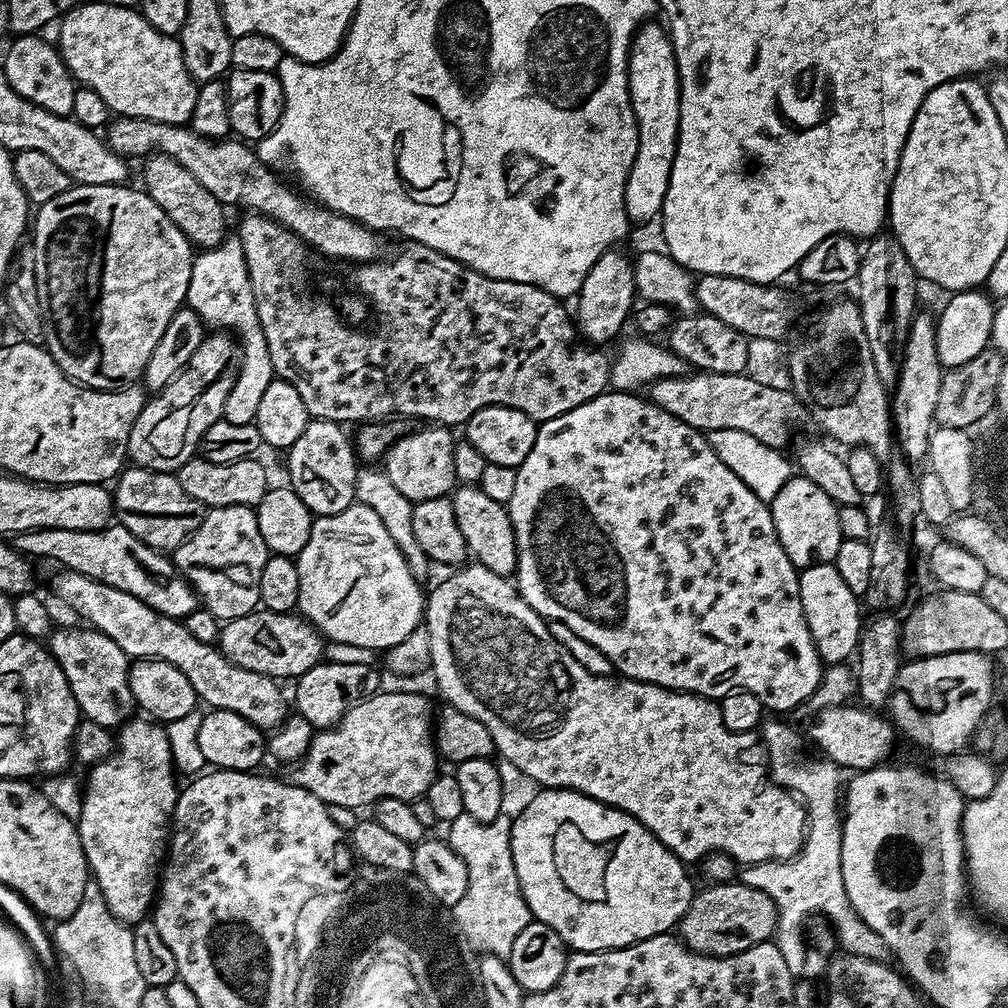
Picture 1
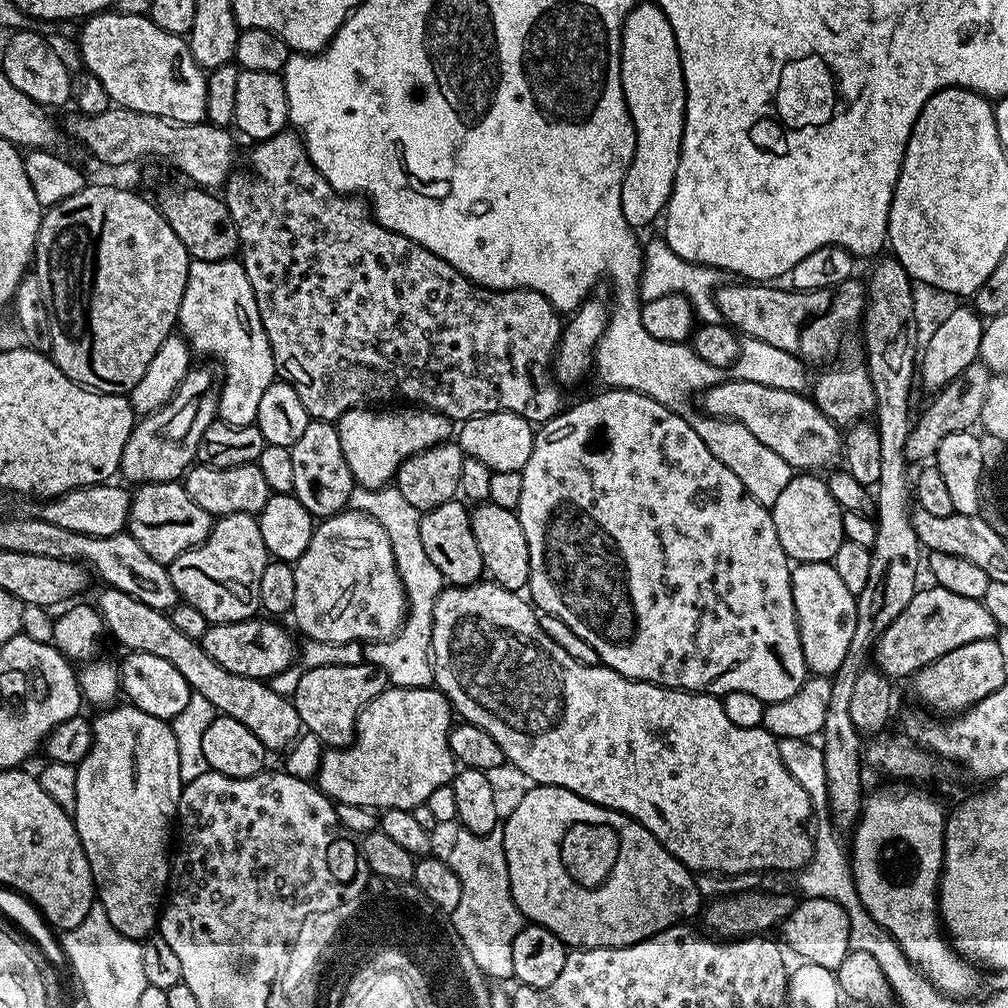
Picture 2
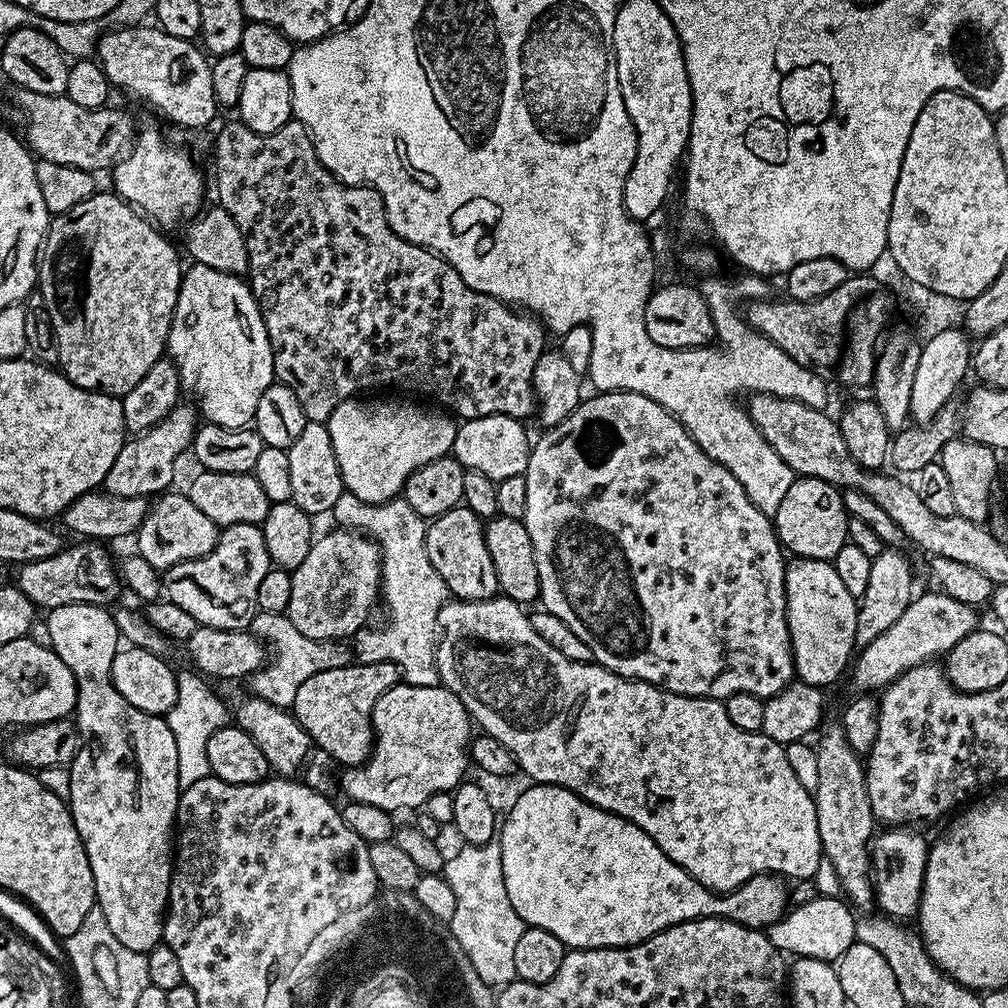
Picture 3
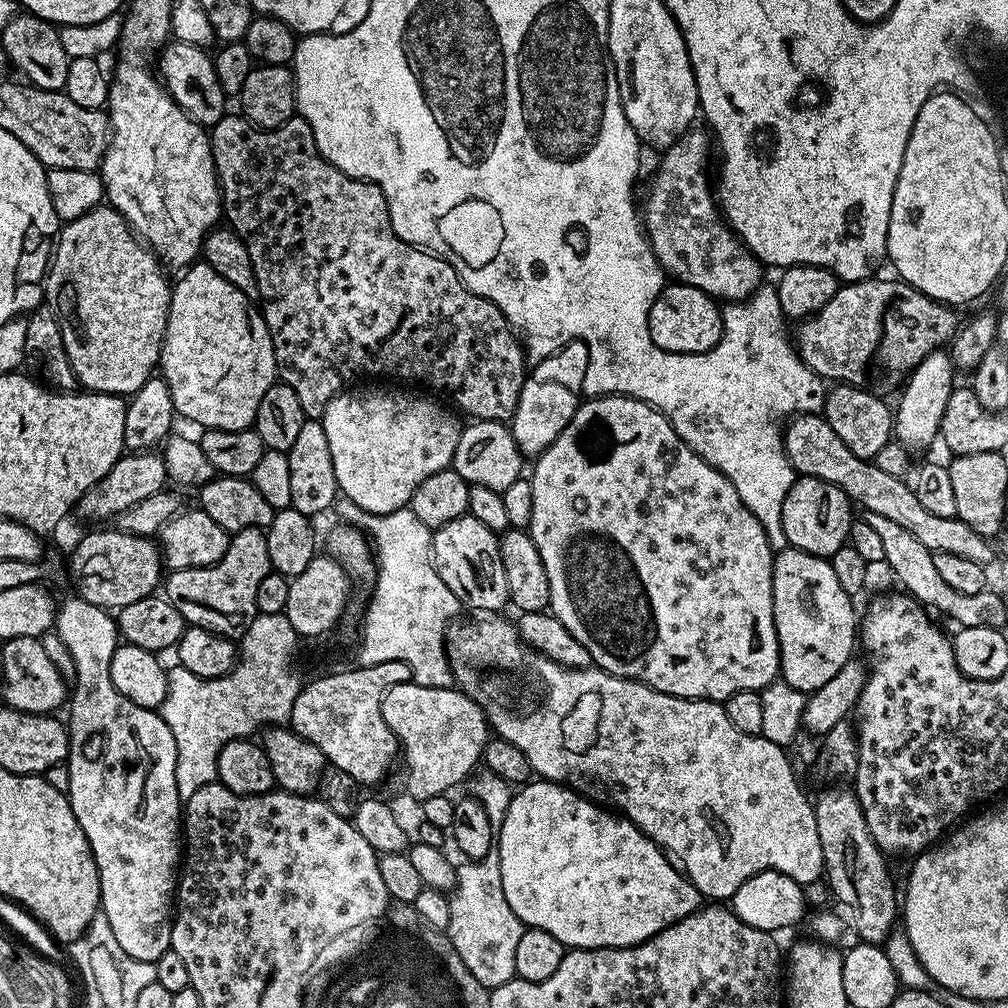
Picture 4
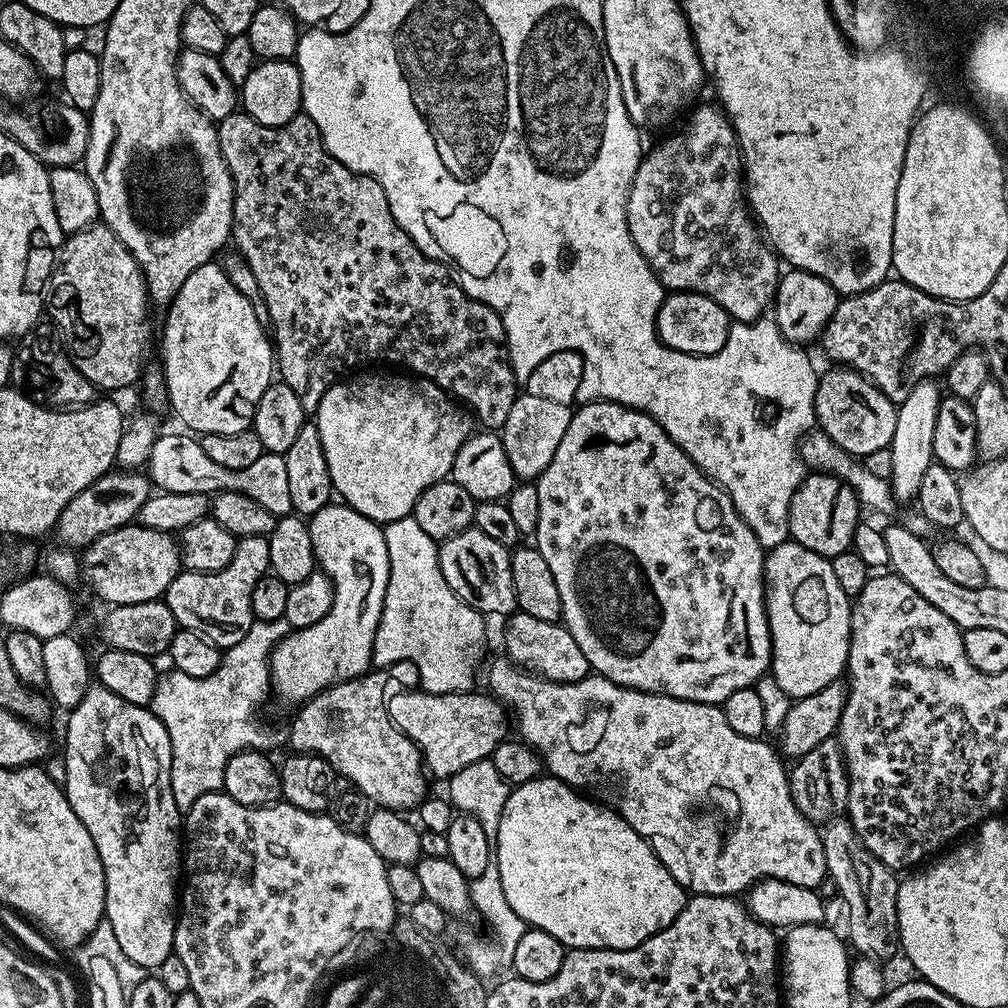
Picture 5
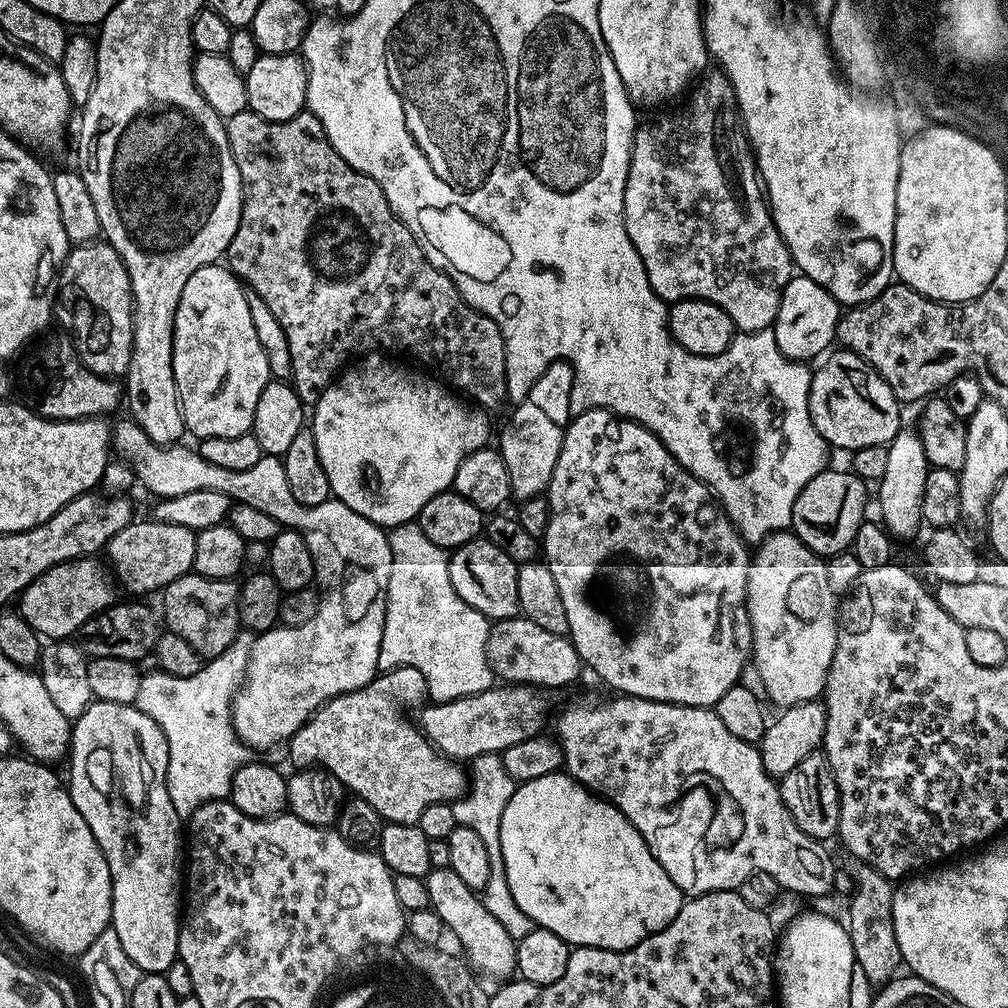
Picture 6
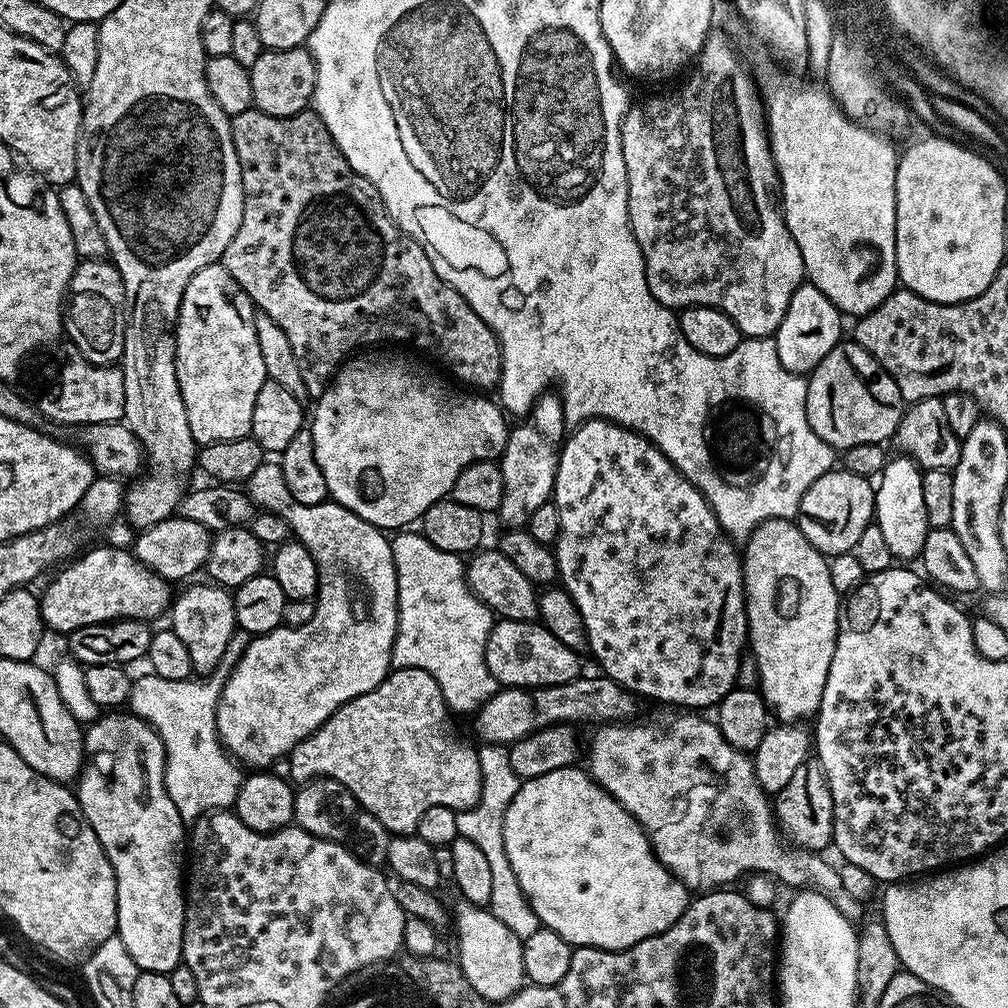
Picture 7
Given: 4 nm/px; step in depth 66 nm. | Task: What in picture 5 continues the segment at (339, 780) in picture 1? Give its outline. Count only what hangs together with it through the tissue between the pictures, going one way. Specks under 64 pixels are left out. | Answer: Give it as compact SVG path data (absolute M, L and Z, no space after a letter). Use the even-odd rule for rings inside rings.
M396 690L387 697L388 717L402 734L406 734L420 747L424 767L429 773L451 778L458 770L466 770L479 760L487 760L493 750L506 739L510 732L510 716L503 704L483 691L455 692L454 694L430 694L423 690Z

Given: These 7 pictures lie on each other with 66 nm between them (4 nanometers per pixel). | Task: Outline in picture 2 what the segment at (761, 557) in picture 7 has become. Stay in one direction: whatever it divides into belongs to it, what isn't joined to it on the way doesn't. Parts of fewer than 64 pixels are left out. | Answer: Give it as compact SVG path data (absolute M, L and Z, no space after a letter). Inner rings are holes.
M828 562L822 564L797 563L792 569L792 597L802 642L802 654L806 658L809 673L831 678L838 670L838 666L842 666L842 661L846 658L846 650L850 650L850 642L854 638L856 597L850 594L850 590L846 590L845 584L838 579L838 570L834 570L831 563Z

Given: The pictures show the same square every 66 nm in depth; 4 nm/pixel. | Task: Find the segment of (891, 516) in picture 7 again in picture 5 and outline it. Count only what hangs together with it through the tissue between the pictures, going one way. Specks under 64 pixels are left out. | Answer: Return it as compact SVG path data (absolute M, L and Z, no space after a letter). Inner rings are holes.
M929 378L916 384L910 394L897 407L897 426L890 445L892 450L892 493L897 501L915 501L918 486L926 470L934 462L934 421L938 418L938 406L942 399L942 388L935 379Z

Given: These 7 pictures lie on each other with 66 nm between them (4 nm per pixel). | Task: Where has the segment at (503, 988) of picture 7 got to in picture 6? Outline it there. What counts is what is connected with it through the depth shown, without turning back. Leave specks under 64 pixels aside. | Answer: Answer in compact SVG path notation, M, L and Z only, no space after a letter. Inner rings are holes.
M452 867L433 868L424 877L424 885L428 907L438 914L438 918L442 918L445 929L451 935L452 932L456 935L461 948L459 951L466 957L467 963L480 974L485 972L488 976L511 977L516 972L516 941L502 926L502 922L498 922L498 918L494 918L494 914L486 910L483 899L470 886L466 886L466 882L458 878L458 874L454 874Z

